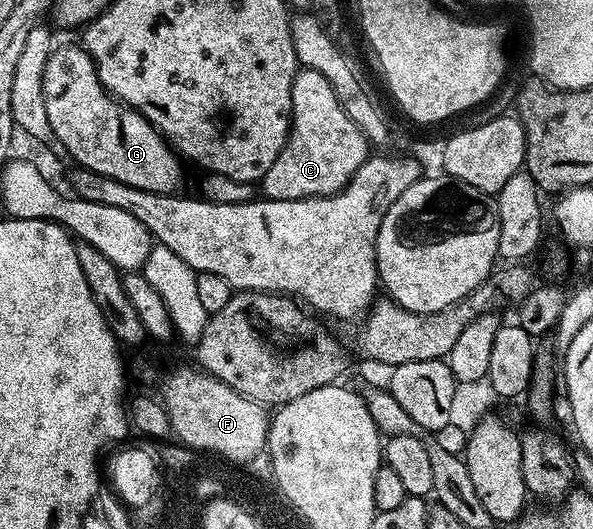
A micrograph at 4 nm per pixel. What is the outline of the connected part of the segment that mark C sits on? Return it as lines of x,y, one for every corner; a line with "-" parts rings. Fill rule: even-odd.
308,69
298,70
291,85
291,109
293,114
289,125
289,136
279,153
275,157
275,165
267,169
267,173
259,181
267,199
310,199
313,195
333,195
342,191
351,181
351,177
371,155
371,144
365,134
358,129
355,121
347,117
347,113
339,105
335,97
335,89
323,77
323,73
315,73

